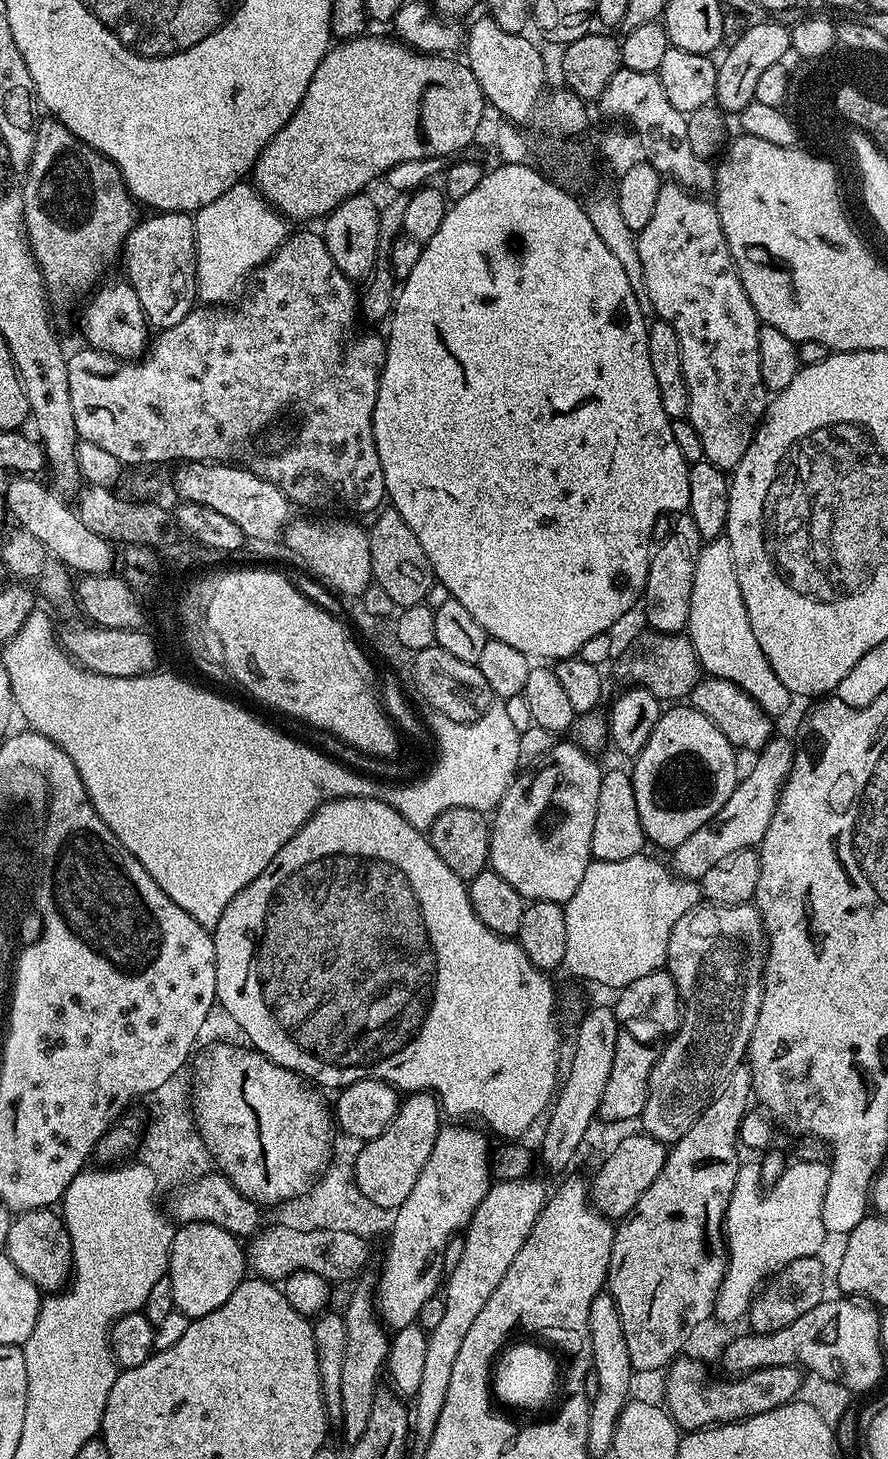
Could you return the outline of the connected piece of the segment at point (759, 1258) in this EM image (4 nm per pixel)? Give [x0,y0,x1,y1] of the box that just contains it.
[714,1159,830,1322]

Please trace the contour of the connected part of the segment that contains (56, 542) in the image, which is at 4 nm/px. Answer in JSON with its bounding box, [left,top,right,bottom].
[3,474,113,576]

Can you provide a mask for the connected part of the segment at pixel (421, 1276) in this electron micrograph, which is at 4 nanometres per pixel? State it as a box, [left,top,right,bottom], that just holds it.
[378,1122,490,1329]

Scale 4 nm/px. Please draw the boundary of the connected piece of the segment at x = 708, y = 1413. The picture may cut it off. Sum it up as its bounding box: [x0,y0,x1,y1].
[663,1358,802,1433]

